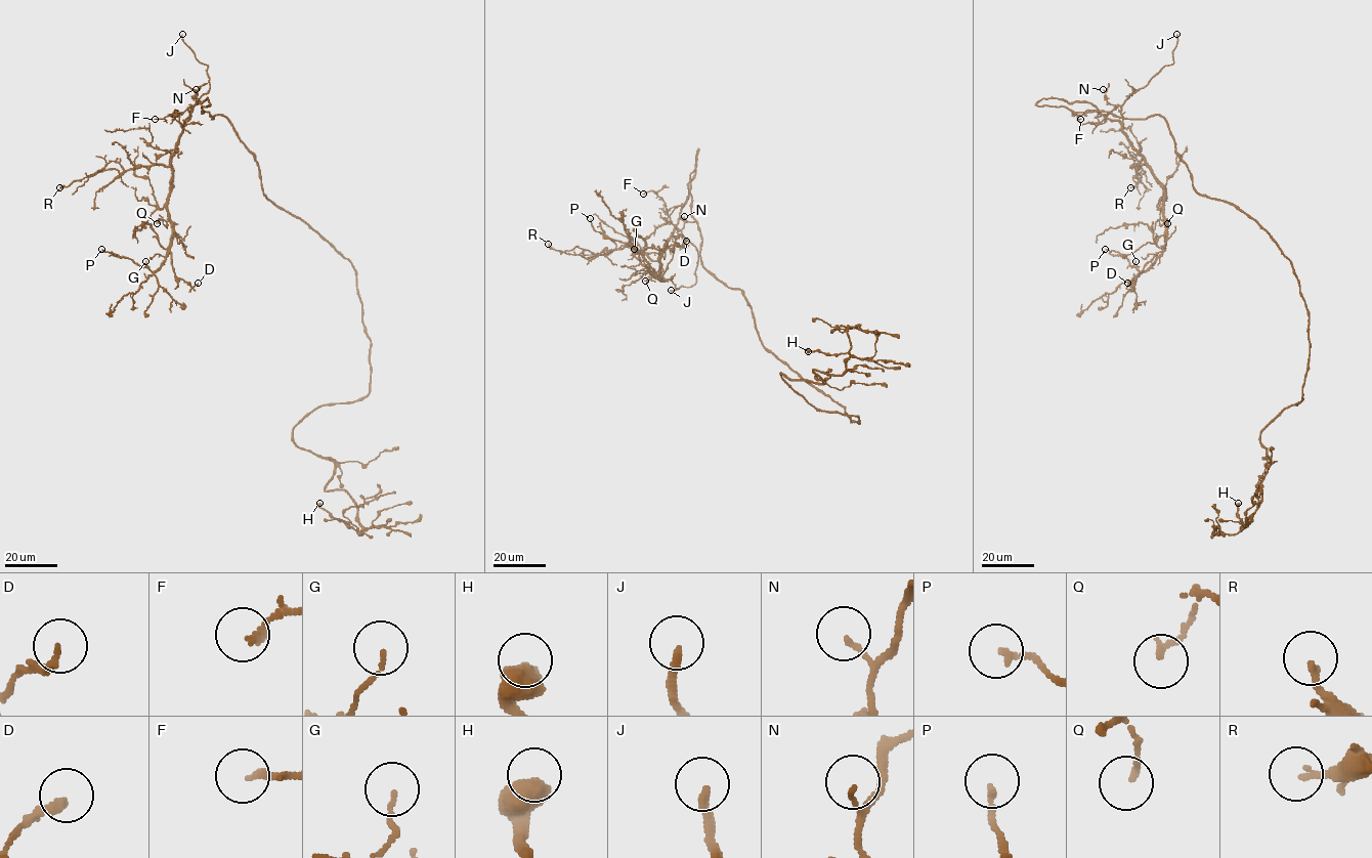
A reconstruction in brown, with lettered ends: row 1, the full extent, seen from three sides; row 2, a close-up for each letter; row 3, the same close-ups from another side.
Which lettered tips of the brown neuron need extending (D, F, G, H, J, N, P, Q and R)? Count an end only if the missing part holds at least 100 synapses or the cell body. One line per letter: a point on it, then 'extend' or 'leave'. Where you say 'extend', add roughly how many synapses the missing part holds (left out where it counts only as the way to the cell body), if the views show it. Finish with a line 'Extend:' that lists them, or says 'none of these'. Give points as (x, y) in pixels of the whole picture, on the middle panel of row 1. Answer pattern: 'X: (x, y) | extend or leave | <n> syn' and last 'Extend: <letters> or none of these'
D: (686, 241) | leave
F: (643, 194) | leave
G: (634, 249) | leave
H: (808, 351) | leave
J: (671, 290) | extend
N: (684, 216) | leave
P: (590, 218) | leave
Q: (645, 281) | leave
R: (548, 244) | leave
Extend: J

